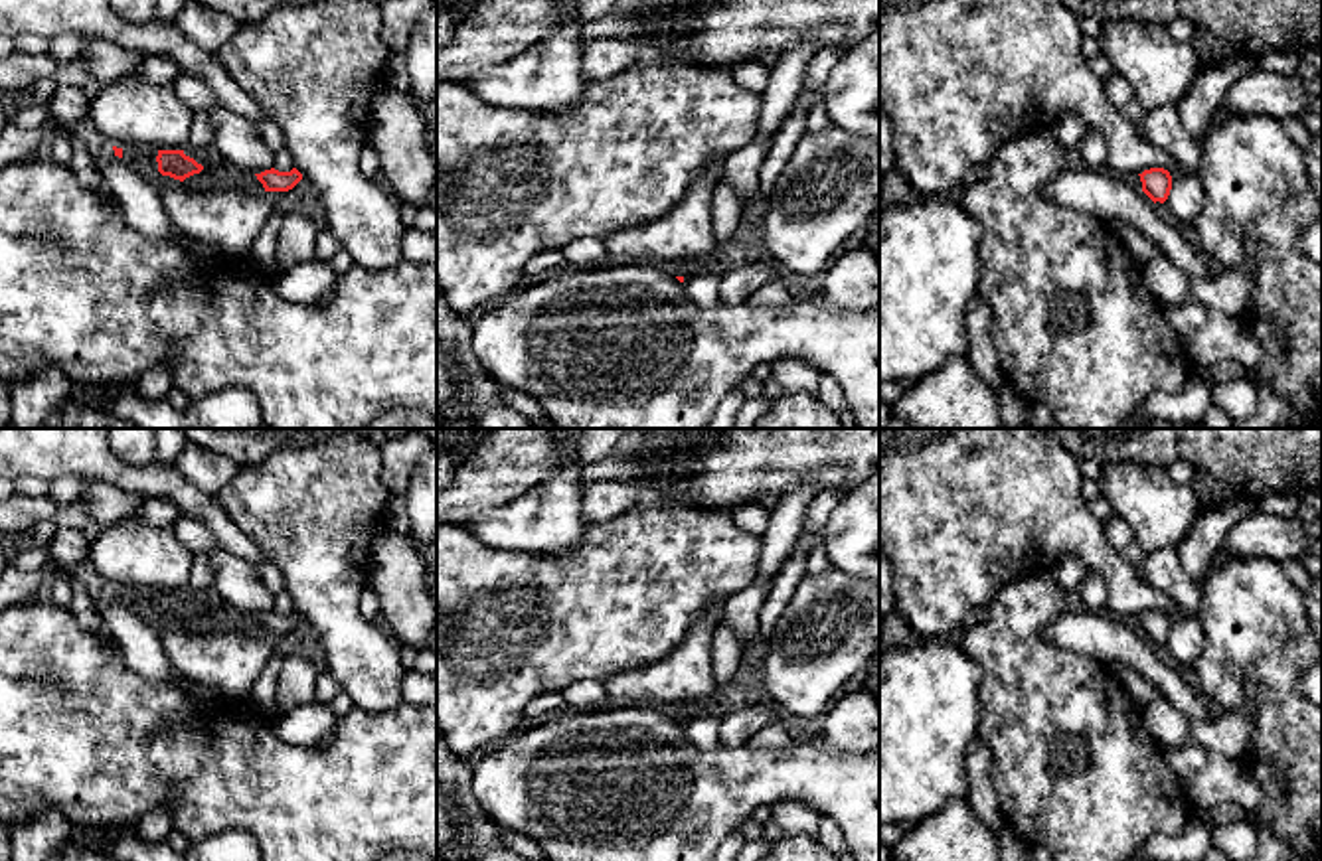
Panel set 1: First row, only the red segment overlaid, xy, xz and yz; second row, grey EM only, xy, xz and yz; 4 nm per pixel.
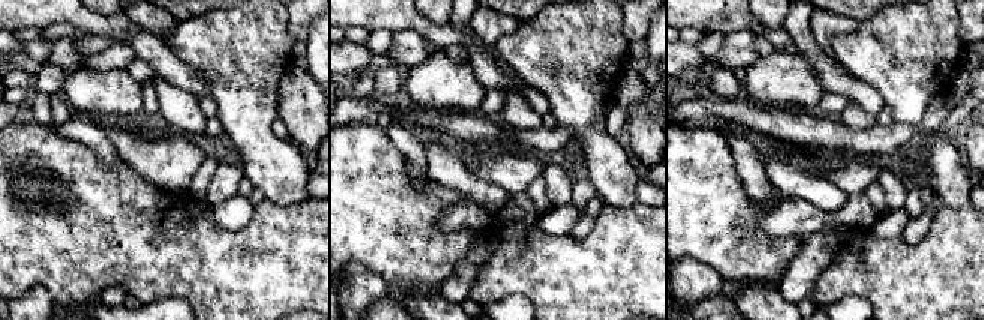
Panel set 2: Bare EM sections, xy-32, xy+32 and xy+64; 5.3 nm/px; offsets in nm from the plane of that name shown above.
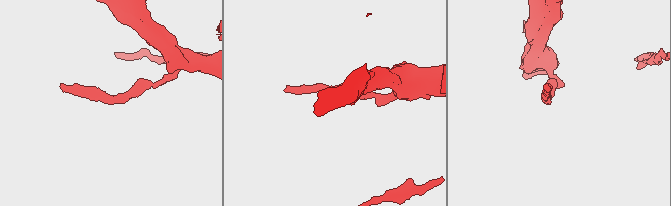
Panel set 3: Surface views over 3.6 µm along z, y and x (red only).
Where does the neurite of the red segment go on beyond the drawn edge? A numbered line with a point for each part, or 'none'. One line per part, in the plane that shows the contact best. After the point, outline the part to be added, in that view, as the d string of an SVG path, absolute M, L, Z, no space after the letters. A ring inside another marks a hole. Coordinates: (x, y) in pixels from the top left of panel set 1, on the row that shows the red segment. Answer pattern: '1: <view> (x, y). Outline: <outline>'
none

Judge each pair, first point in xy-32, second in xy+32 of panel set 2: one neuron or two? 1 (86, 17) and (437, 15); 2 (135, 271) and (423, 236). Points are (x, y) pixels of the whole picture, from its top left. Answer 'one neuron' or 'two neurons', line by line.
1: two neurons
2: one neuron

